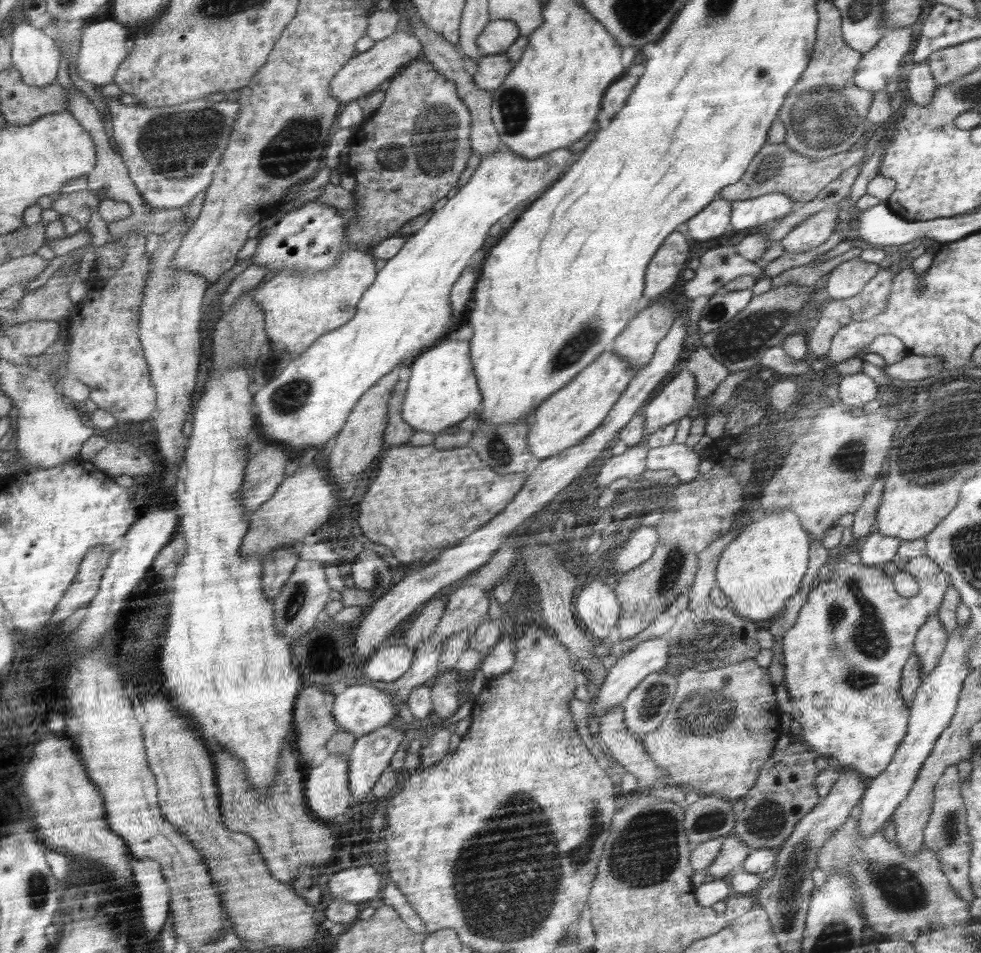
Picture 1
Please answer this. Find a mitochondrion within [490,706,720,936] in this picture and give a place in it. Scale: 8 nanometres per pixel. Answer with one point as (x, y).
(646, 852)

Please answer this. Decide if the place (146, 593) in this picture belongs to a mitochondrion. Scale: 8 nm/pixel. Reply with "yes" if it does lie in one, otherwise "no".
no

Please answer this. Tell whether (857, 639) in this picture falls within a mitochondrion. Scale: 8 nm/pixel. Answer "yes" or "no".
yes

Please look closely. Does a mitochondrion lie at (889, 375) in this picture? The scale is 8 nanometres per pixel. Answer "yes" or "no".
no

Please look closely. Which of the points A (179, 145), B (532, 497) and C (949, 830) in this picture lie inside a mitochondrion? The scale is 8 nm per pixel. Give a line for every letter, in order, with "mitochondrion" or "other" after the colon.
A: mitochondrion
B: other
C: mitochondrion

